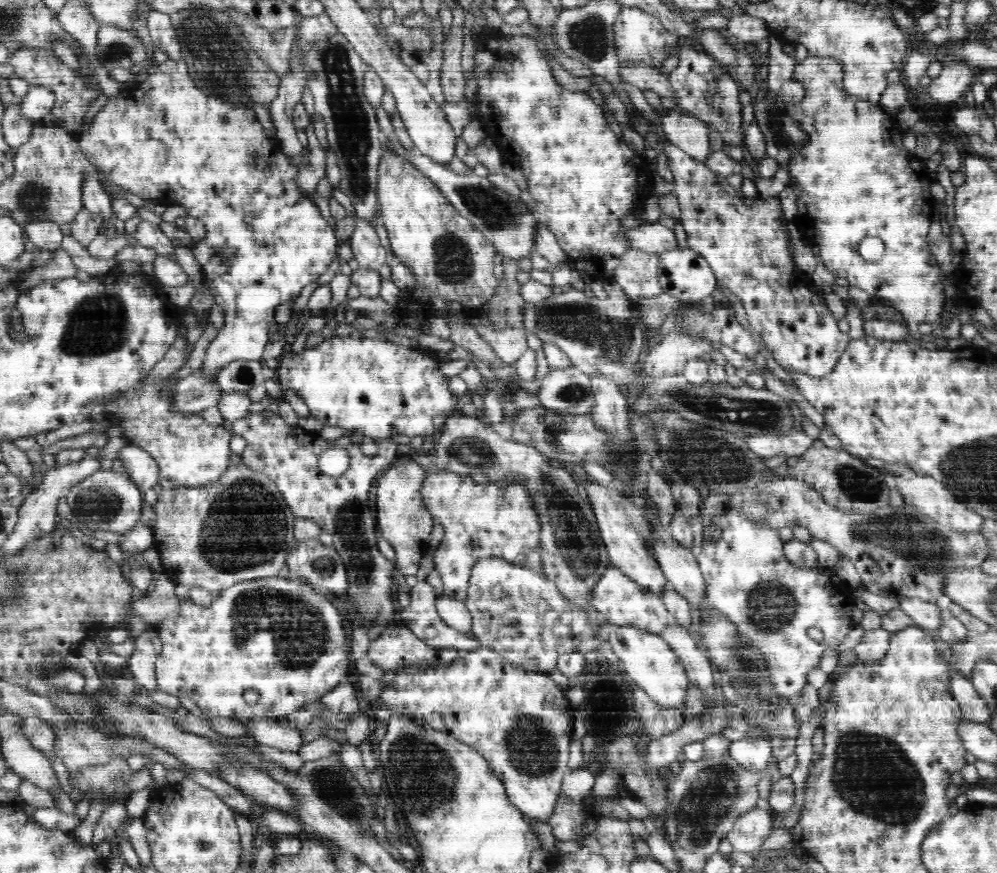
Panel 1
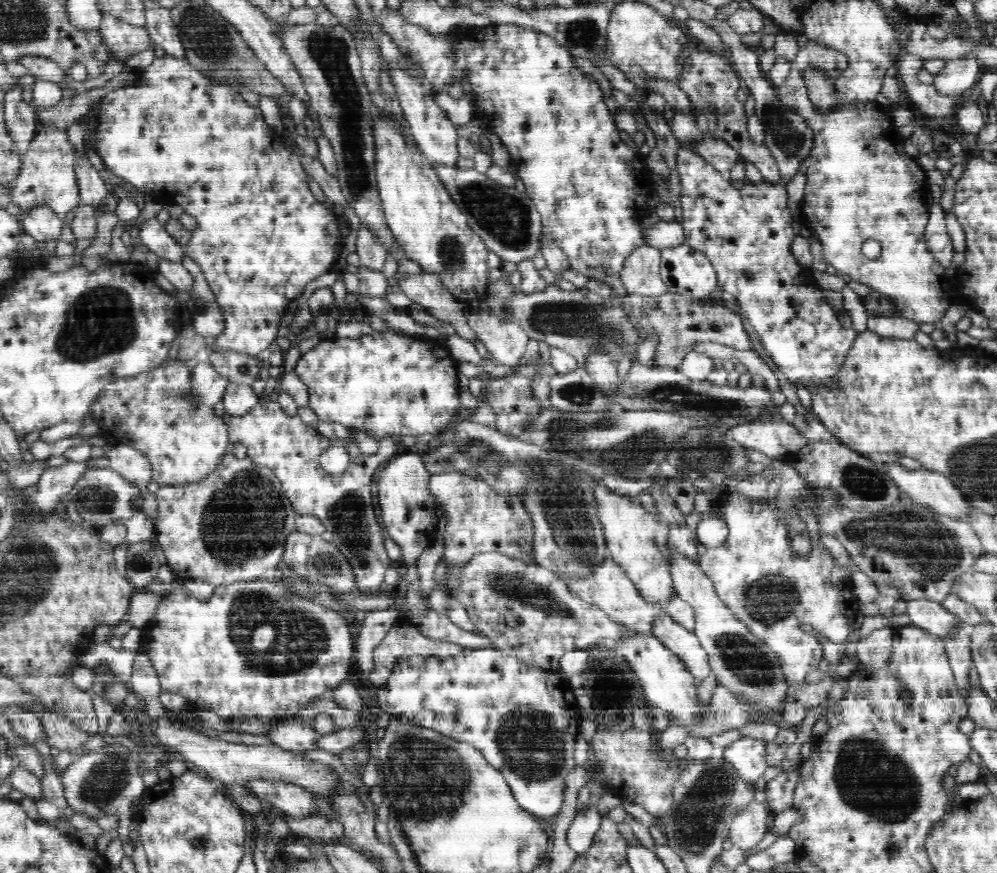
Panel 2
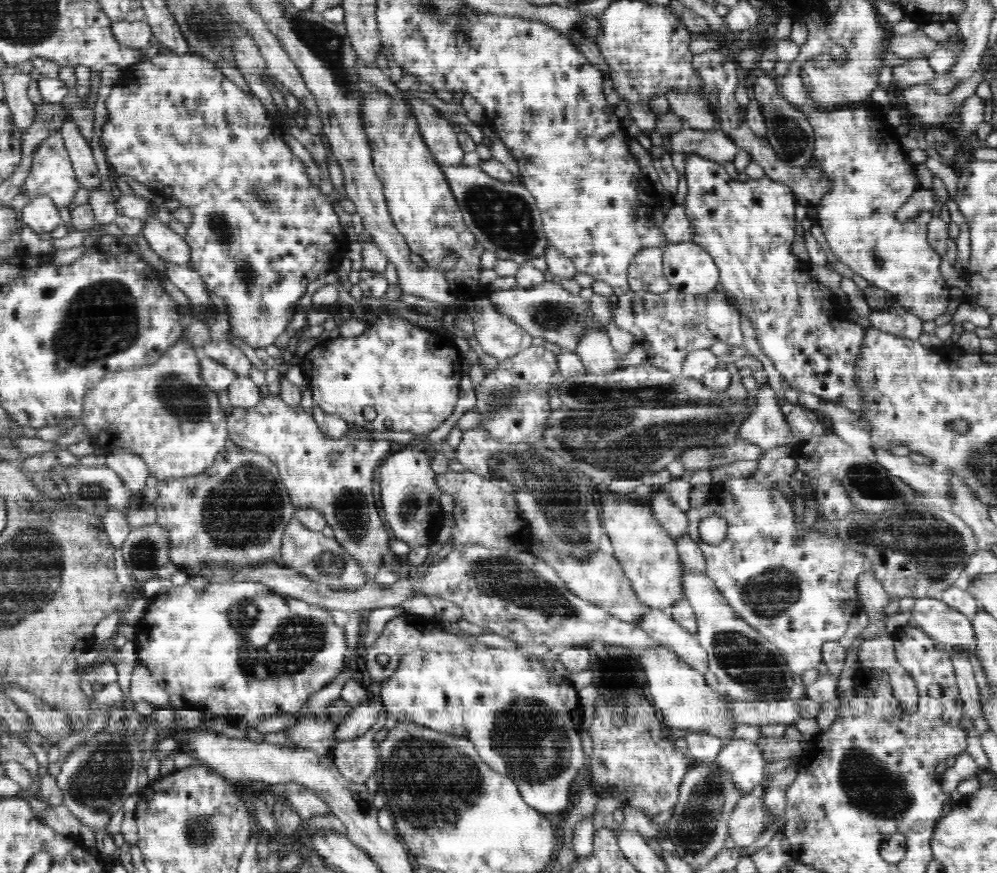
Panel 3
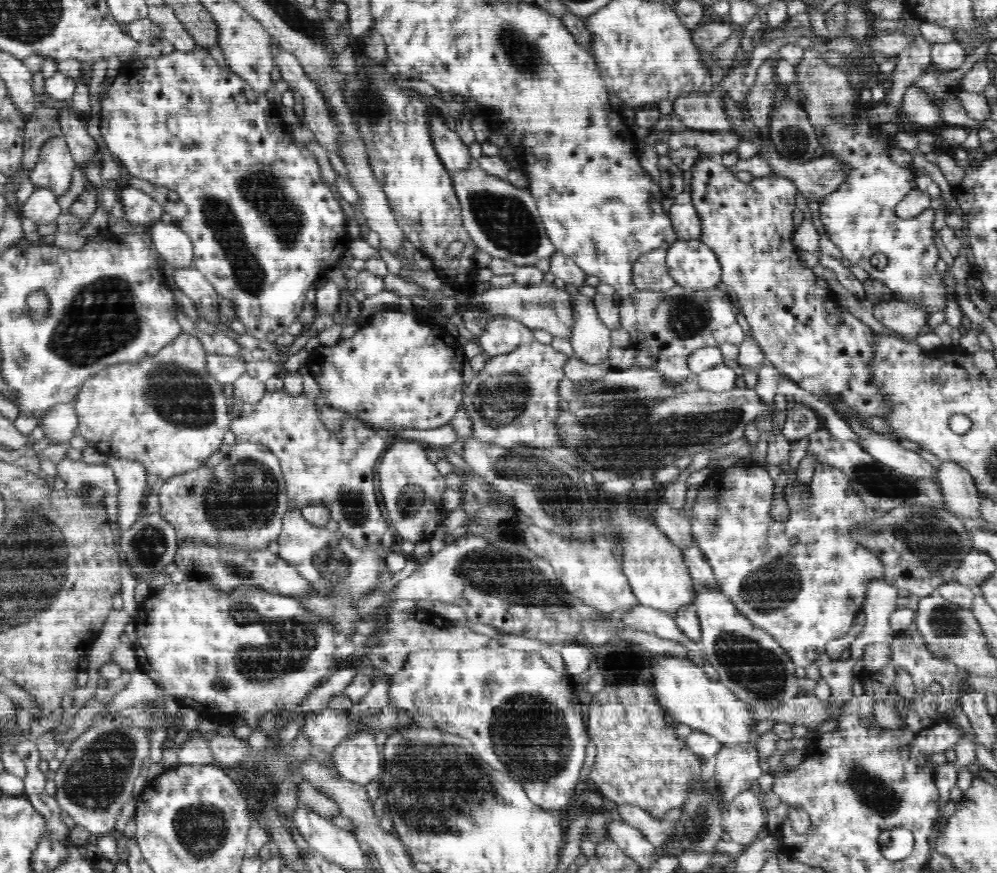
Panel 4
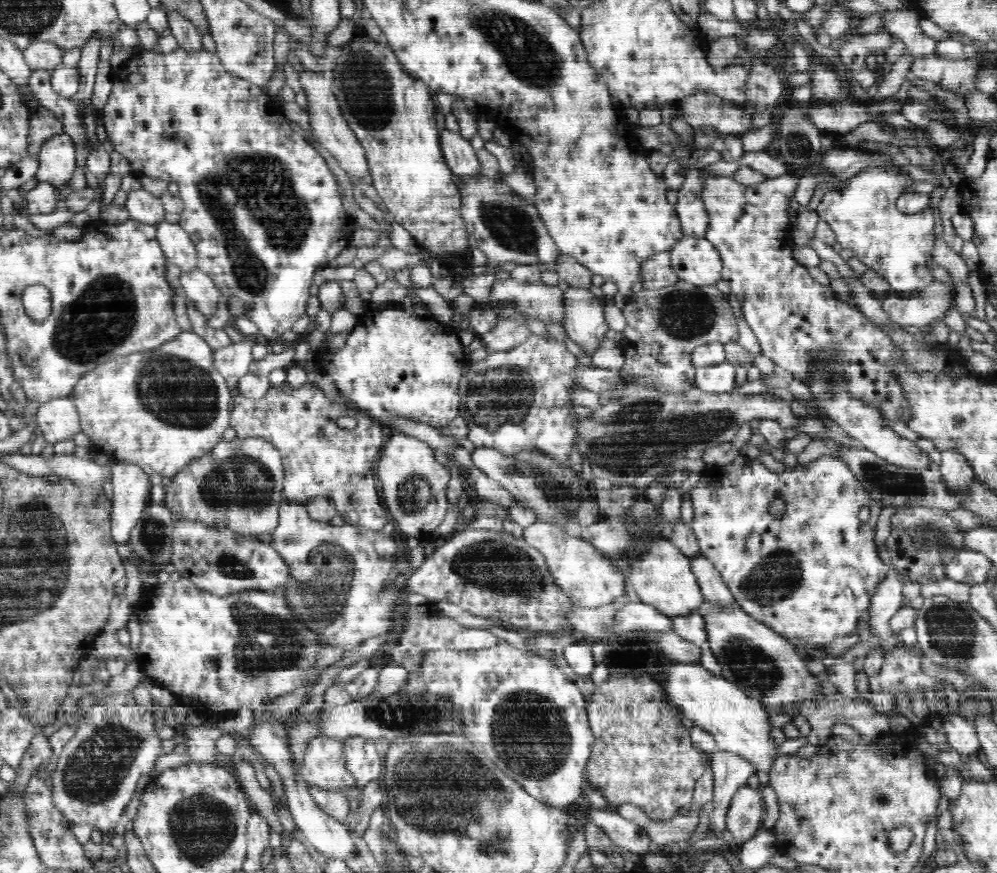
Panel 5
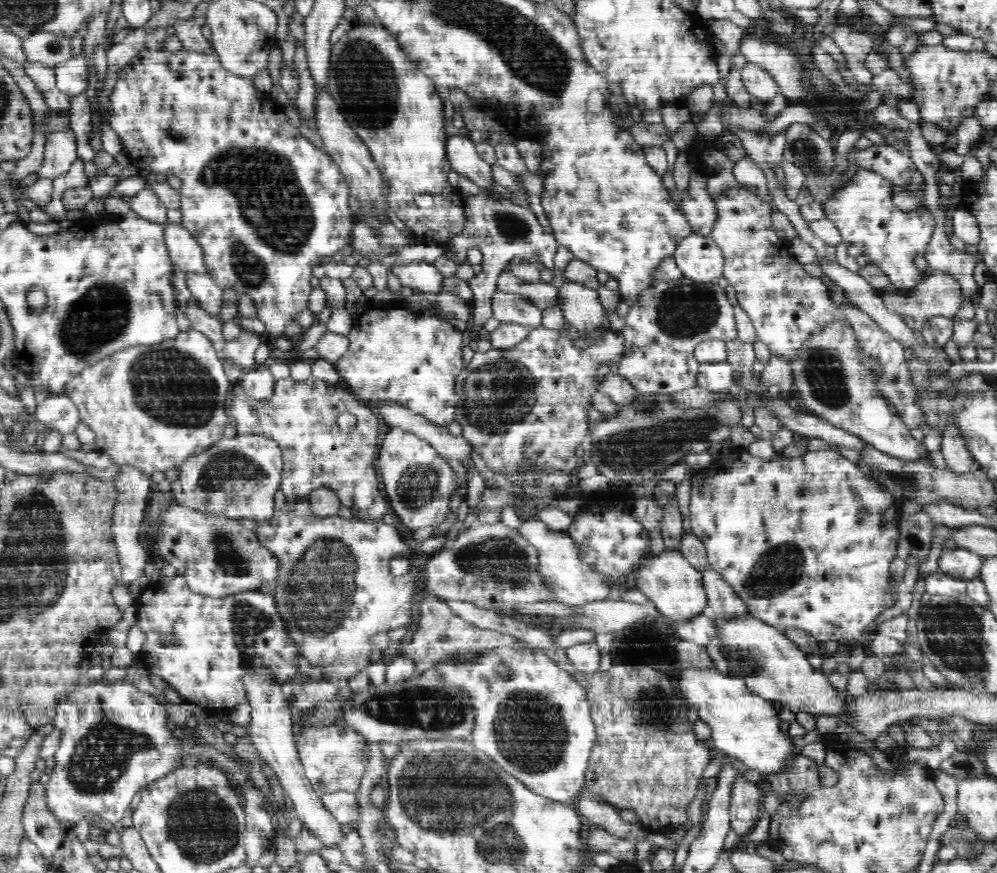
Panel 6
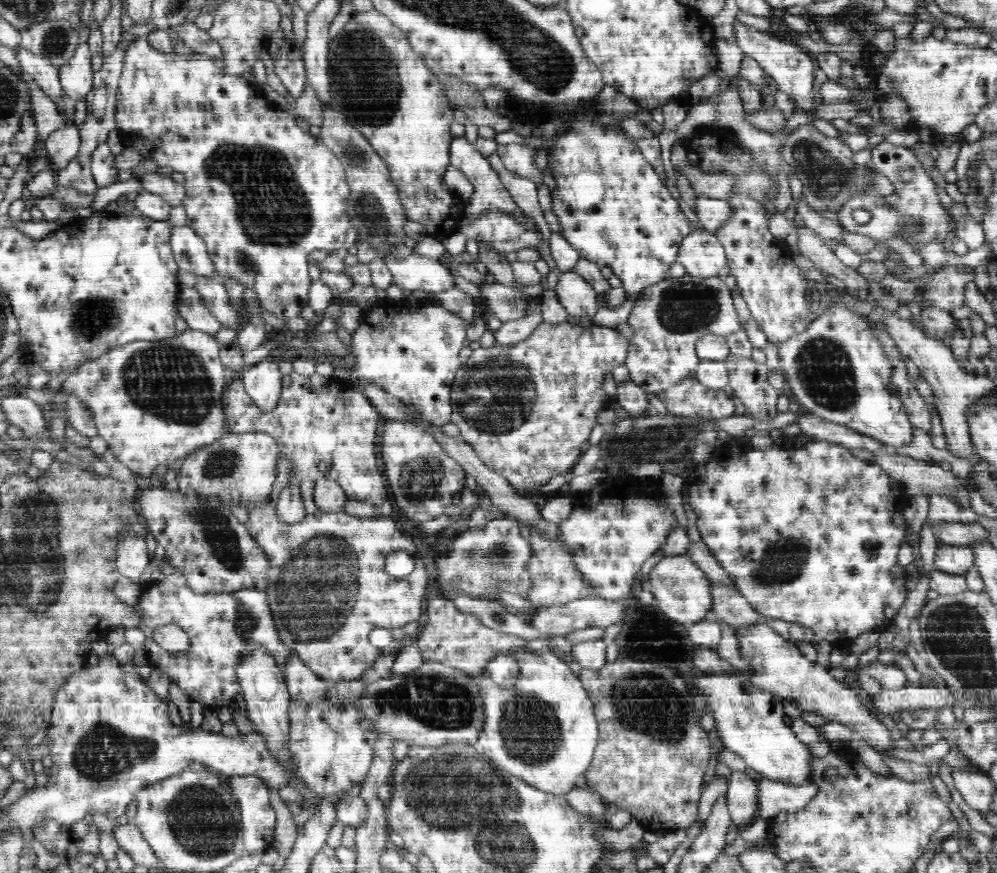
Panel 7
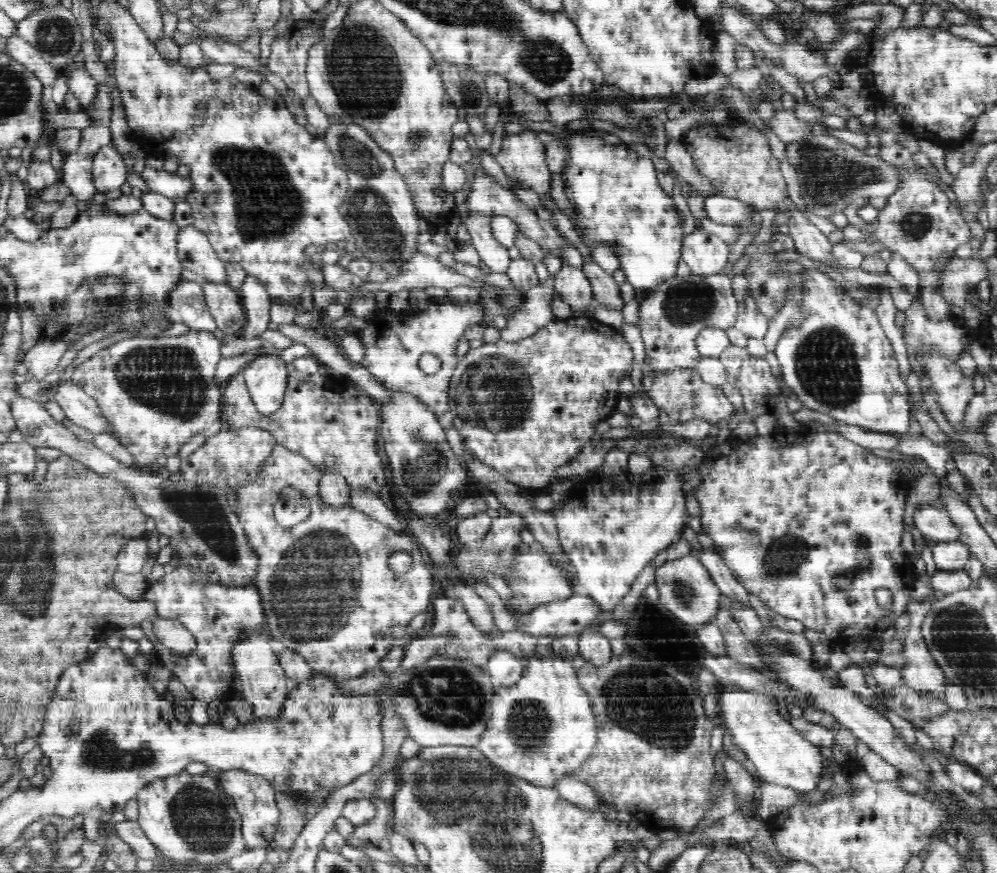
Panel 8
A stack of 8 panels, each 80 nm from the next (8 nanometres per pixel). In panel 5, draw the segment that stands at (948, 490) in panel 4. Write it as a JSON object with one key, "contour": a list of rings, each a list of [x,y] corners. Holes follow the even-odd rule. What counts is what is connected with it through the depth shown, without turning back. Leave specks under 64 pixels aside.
{"contour":[[[944,450],[941,453],[939,471],[952,495],[964,492],[975,478],[974,471],[968,461],[964,460],[963,454],[955,450]]]}

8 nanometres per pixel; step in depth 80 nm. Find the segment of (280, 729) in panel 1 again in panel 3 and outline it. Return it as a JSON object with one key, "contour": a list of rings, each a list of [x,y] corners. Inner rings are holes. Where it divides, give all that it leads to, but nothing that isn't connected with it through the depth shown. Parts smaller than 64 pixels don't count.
{"contour":[[[306,713],[306,716],[296,722],[294,726],[286,729],[286,736],[292,741],[295,749],[307,749],[318,755],[330,755],[336,743],[334,743],[334,731],[338,727],[331,716],[326,720],[316,715]]]}

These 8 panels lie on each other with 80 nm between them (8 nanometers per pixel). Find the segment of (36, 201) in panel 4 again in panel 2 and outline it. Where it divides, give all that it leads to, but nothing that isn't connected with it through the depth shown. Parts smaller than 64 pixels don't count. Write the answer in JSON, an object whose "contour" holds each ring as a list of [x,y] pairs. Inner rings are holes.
{"contour":[[[46,205],[31,209],[22,222],[23,230],[37,242],[60,238],[63,220]]]}

